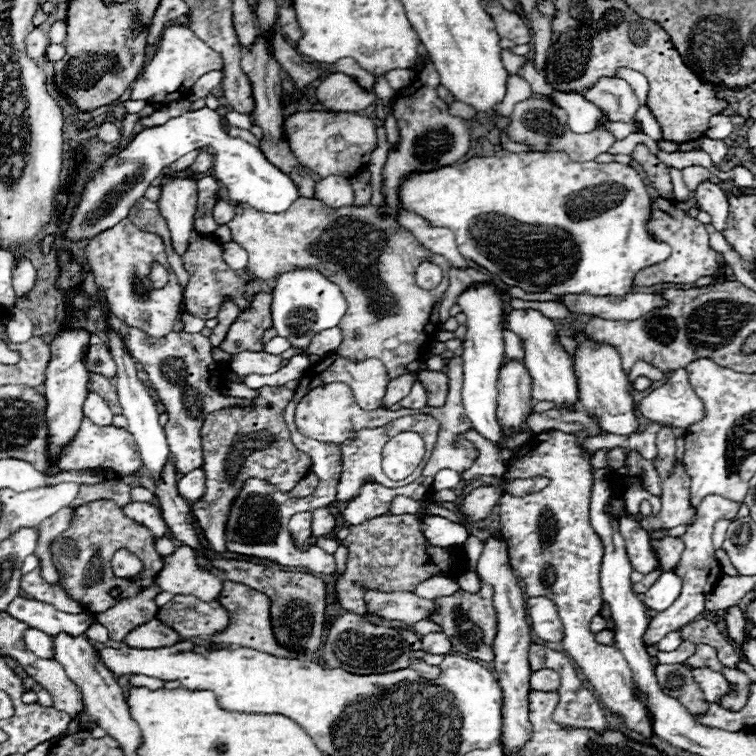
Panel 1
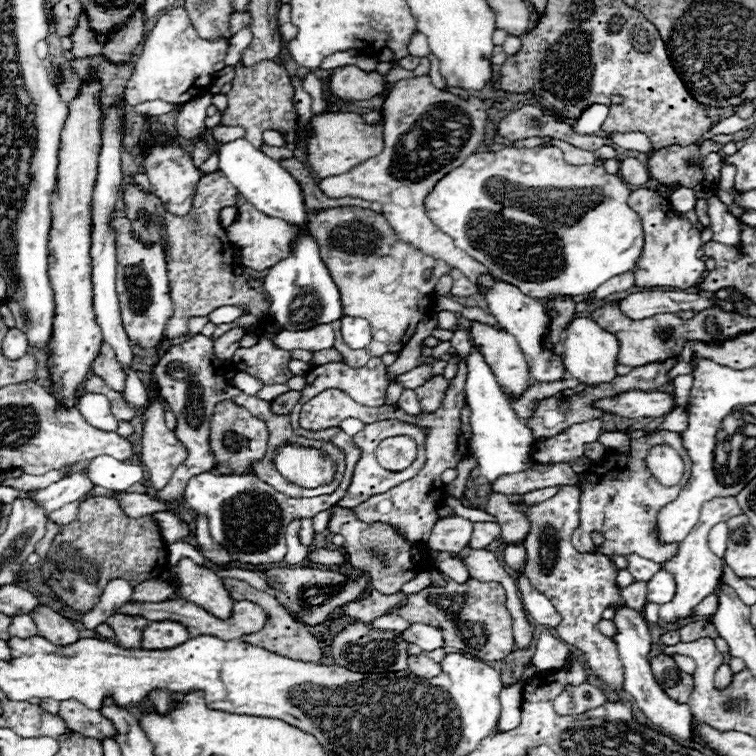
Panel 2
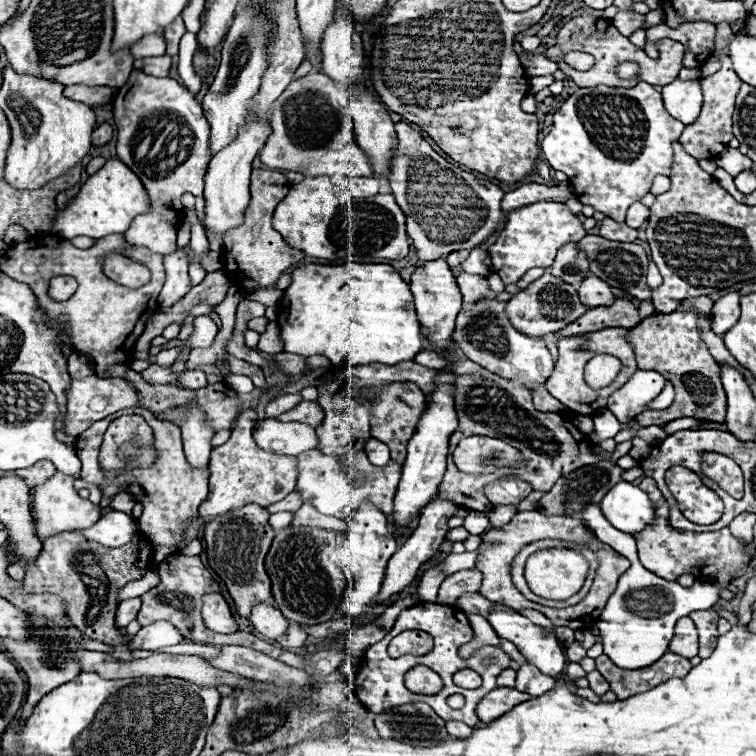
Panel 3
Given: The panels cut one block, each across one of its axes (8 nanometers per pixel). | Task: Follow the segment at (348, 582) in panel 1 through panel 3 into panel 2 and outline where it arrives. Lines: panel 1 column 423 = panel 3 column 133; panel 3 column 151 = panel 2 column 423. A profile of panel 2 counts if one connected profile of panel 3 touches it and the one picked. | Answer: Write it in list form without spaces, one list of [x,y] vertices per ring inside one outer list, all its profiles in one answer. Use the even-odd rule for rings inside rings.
[[[338,506],[332,508],[328,530],[332,534],[342,534],[346,538],[344,554],[348,558],[348,564],[358,572],[364,572],[370,578],[370,584],[384,594],[400,592],[400,588],[408,580],[418,576],[422,562],[426,560],[426,544],[408,542],[404,540],[404,536],[390,536],[390,524],[382,524],[382,522],[364,524],[348,508],[338,508]]]

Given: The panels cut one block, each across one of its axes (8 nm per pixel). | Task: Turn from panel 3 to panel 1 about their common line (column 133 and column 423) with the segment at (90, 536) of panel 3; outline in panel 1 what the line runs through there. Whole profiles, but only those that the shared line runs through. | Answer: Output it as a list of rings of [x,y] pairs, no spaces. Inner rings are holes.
[[[424,516],[420,528],[422,528],[422,536],[430,546],[454,548],[464,544],[468,538],[468,530],[462,524],[442,516]]]

